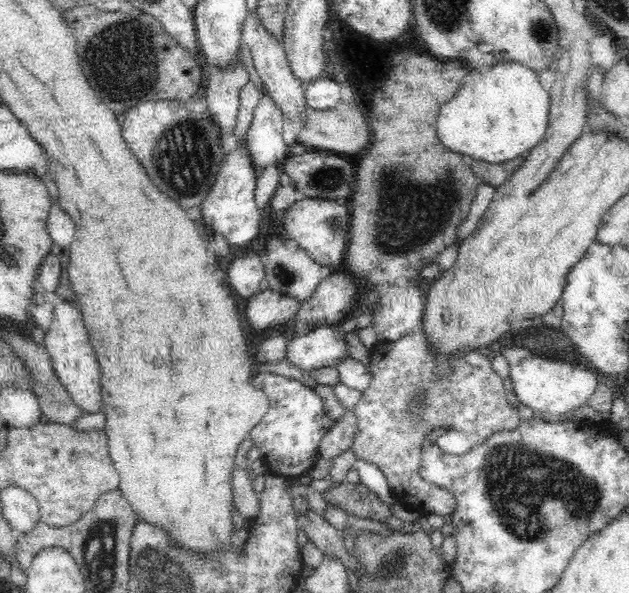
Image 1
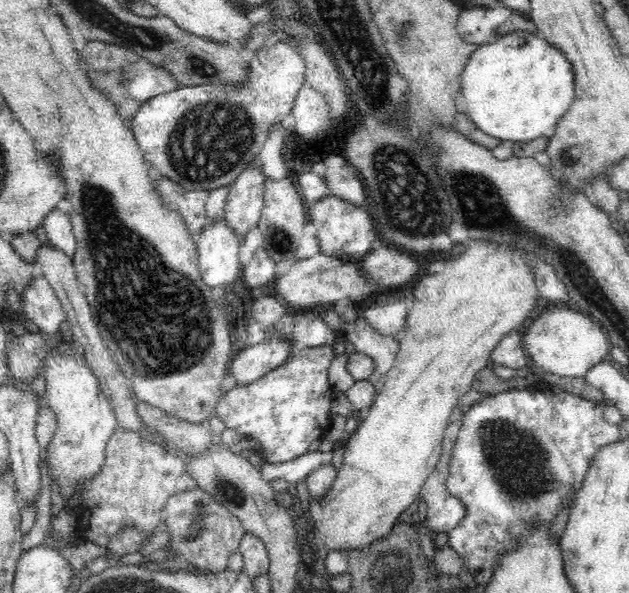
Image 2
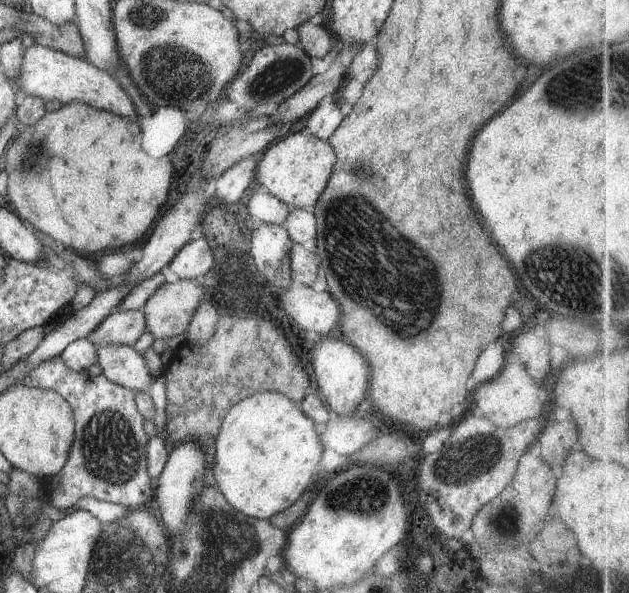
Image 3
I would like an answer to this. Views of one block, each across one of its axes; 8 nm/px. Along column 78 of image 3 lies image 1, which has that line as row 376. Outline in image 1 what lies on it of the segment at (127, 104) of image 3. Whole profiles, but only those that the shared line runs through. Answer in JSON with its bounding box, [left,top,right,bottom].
[44,301,103,413]

